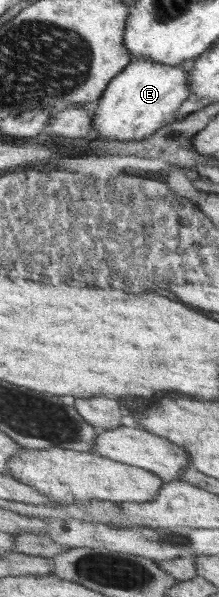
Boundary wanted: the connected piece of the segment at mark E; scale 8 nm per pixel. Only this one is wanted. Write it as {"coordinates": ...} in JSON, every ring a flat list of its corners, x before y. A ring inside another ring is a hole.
{"coordinates":[[142,58,141,60,132,62,108,85,103,96,94,105,94,126,99,131,97,137,107,138,108,140,146,140,157,130,168,126,168,124,172,124,175,121,177,110,180,110,180,106,190,98,190,73,191,64,172,66,172,64,156,62,155,60,151,60,151,58]]}

